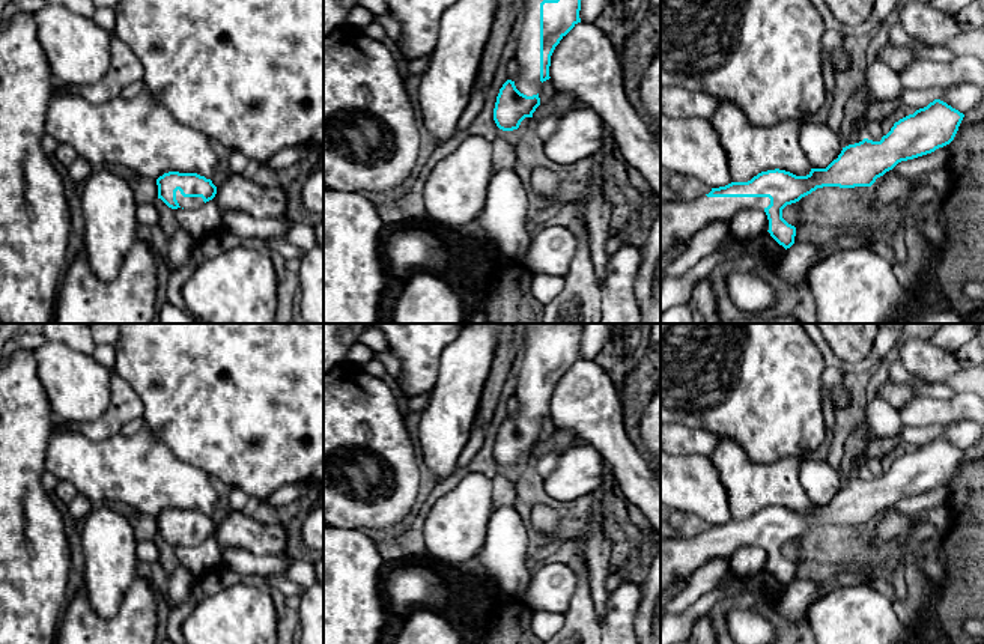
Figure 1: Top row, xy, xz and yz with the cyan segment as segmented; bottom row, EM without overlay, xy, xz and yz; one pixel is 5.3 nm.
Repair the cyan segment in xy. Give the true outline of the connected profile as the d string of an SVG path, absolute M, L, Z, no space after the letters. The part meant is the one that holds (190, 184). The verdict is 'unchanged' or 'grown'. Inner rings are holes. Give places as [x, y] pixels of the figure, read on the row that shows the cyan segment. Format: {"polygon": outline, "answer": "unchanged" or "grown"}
{"polygon": "M169 172L156 179L156 185L158 199L172 209L197 209L217 194L212 181L197 173Z", "answer": "grown"}

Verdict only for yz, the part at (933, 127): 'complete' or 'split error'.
split error

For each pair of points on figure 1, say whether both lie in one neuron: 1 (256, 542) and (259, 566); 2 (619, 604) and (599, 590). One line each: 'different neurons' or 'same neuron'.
1: different neurons
2: different neurons

